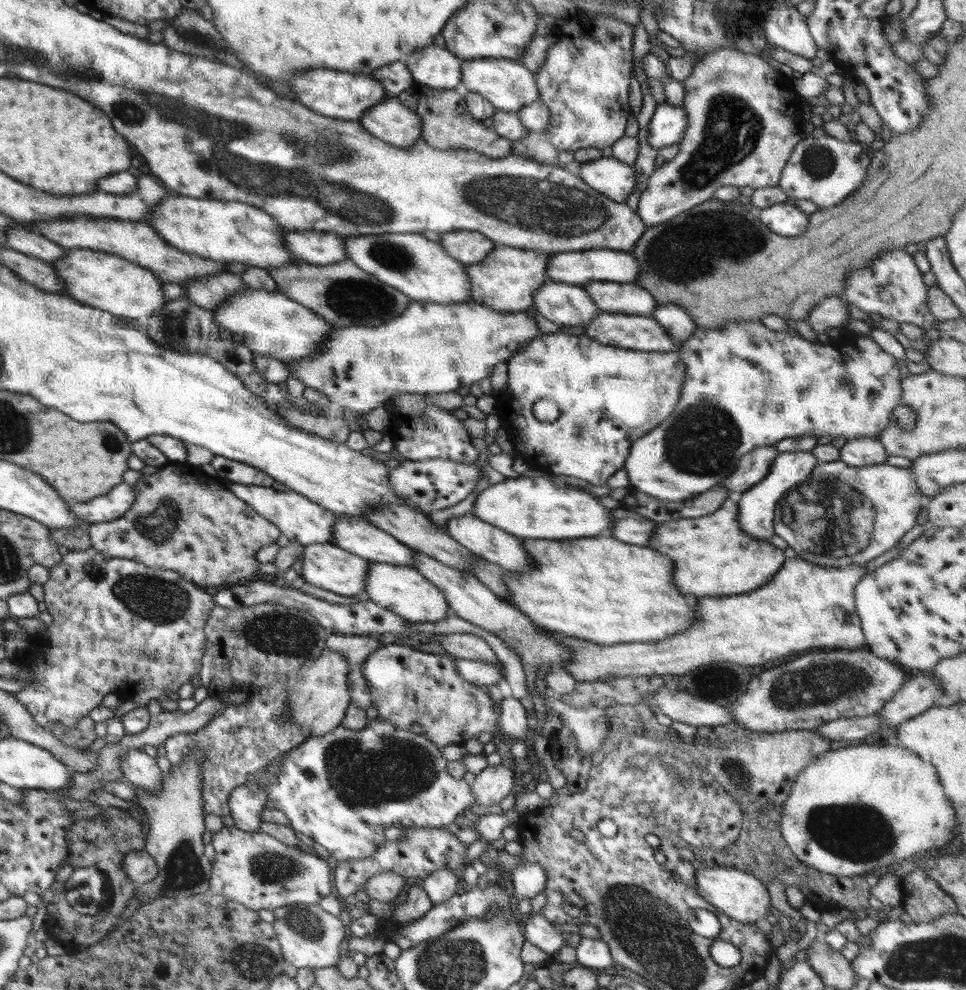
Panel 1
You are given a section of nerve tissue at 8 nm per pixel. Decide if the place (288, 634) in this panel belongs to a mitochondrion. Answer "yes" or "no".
yes

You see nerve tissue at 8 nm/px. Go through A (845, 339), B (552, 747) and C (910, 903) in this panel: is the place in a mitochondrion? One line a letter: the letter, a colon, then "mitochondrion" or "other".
A: other
B: other
C: other

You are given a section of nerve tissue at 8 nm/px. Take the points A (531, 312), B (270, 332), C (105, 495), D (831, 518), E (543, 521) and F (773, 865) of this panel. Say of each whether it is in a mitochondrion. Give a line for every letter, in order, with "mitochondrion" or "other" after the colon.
A: other
B: other
C: other
D: mitochondrion
E: other
F: other

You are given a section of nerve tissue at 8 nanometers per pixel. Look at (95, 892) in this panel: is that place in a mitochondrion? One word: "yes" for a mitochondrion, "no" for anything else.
yes

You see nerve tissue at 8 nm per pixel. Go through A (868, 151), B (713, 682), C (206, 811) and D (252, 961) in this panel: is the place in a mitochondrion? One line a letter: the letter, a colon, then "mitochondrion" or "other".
A: other
B: other
C: other
D: mitochondrion

